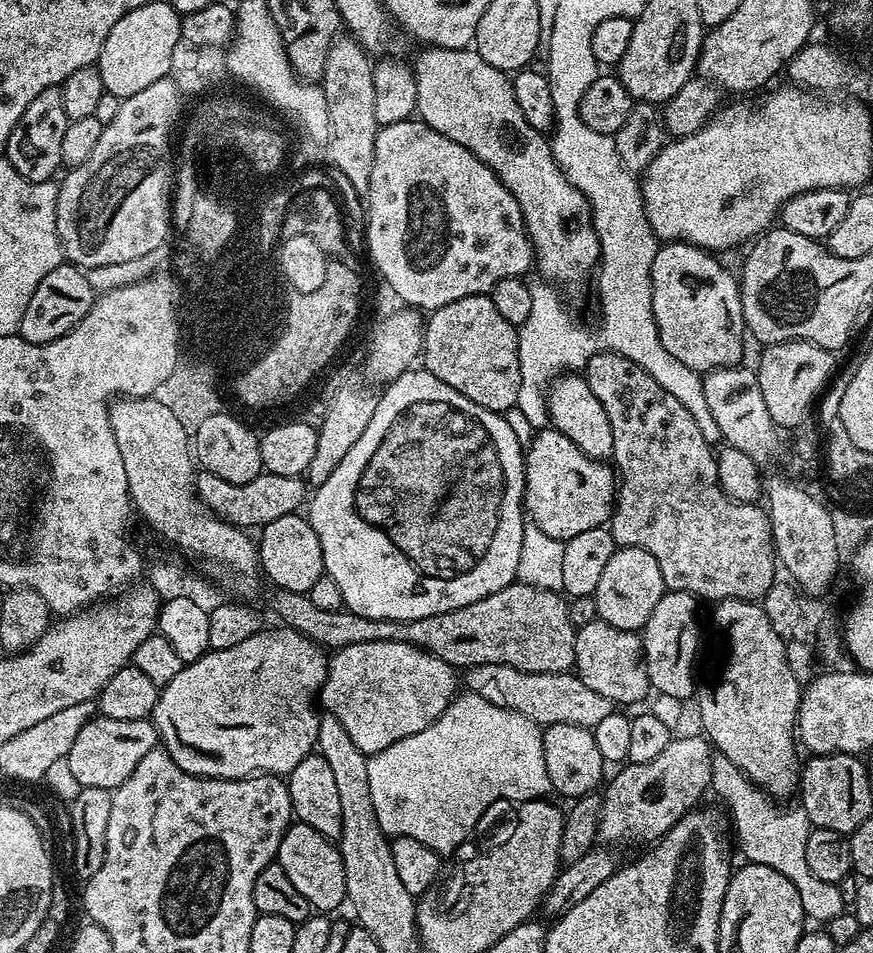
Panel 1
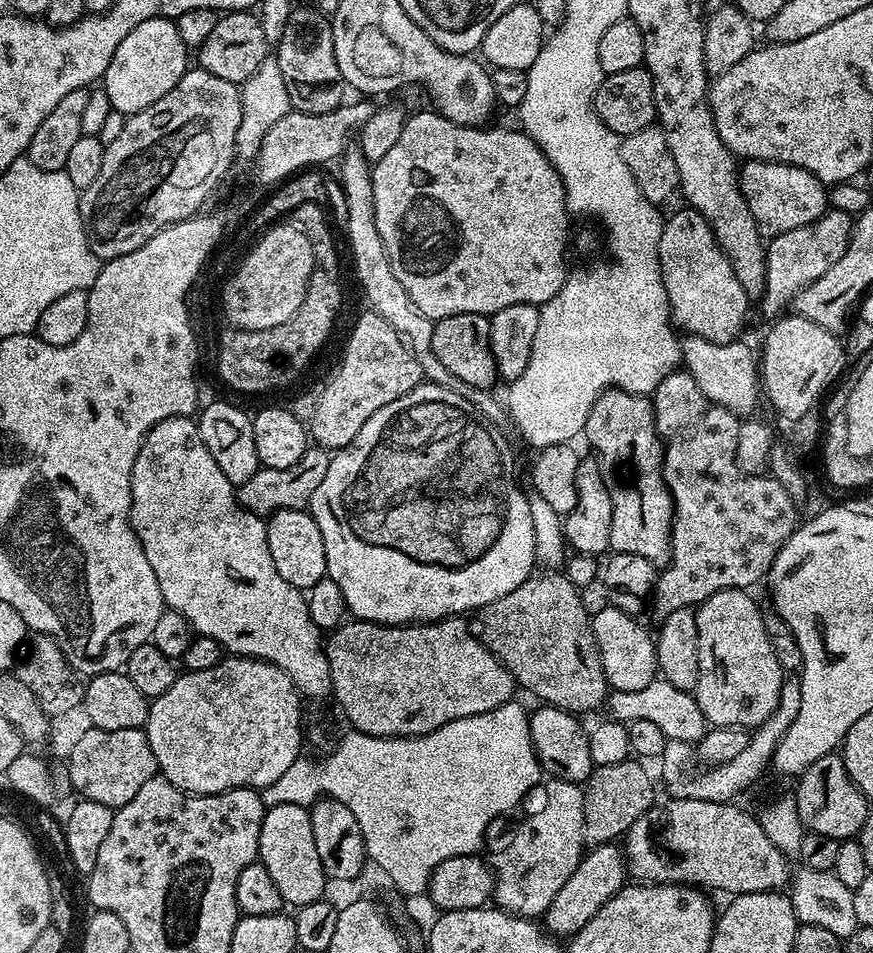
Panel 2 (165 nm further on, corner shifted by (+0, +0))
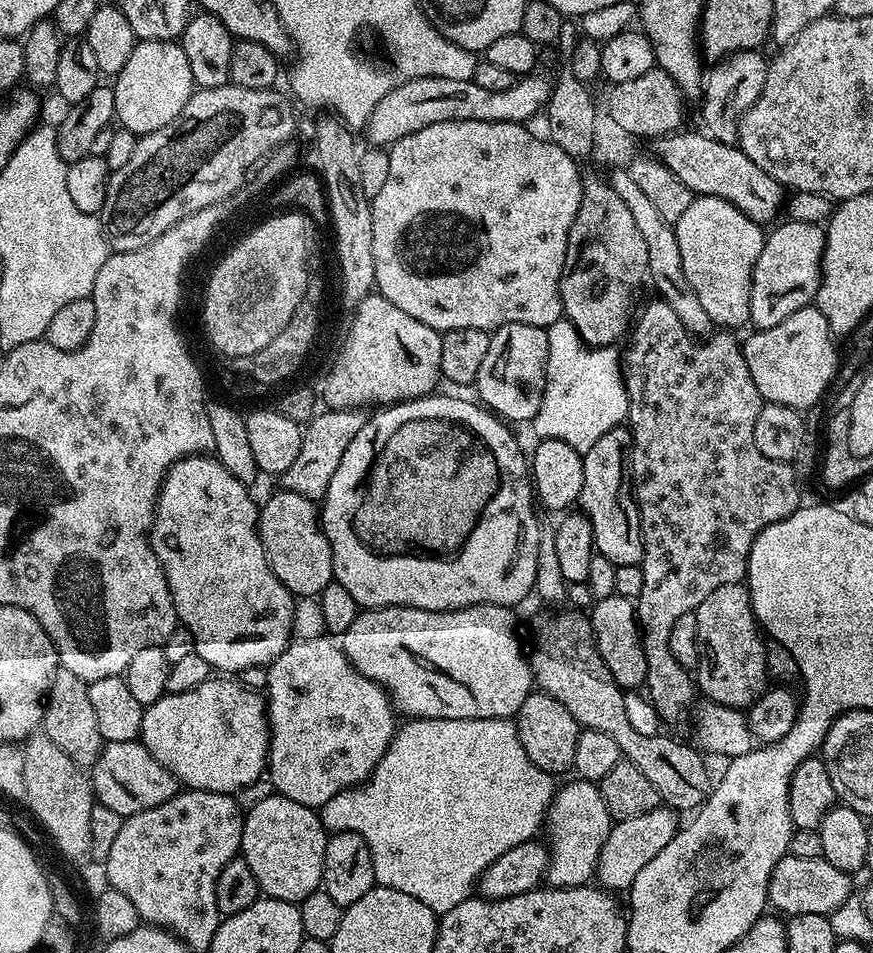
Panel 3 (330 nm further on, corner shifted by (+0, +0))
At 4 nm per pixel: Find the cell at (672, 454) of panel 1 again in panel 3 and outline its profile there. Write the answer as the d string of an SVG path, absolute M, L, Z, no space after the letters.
M621 426L608 430L598 442L586 453L583 453L582 490L578 501L583 515L587 516L594 530L596 552L605 560L614 562L618 566L634 566L644 559L644 539L640 537L640 508L636 504L635 495L630 491L630 468L626 463L626 449L632 443L632 433L627 427Z

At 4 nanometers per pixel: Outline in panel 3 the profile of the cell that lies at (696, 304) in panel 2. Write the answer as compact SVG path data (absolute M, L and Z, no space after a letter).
M696 196L690 207L682 213L682 218L674 221L678 251L682 253L682 270L686 270L686 278L690 286L694 286L694 294L702 301L706 314L710 314L713 325L724 330L737 330L749 323L750 290L754 266L758 262L758 254L762 254L765 229L750 219L738 206L726 202L717 196Z

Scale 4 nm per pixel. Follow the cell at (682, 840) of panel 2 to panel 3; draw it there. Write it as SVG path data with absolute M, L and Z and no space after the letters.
M794 855L783 856L774 866L772 877L768 883L768 902L777 913L785 917L798 914L822 914L831 916L842 902L846 902L853 895L853 877L843 872L830 862L815 856L814 858L798 858Z

